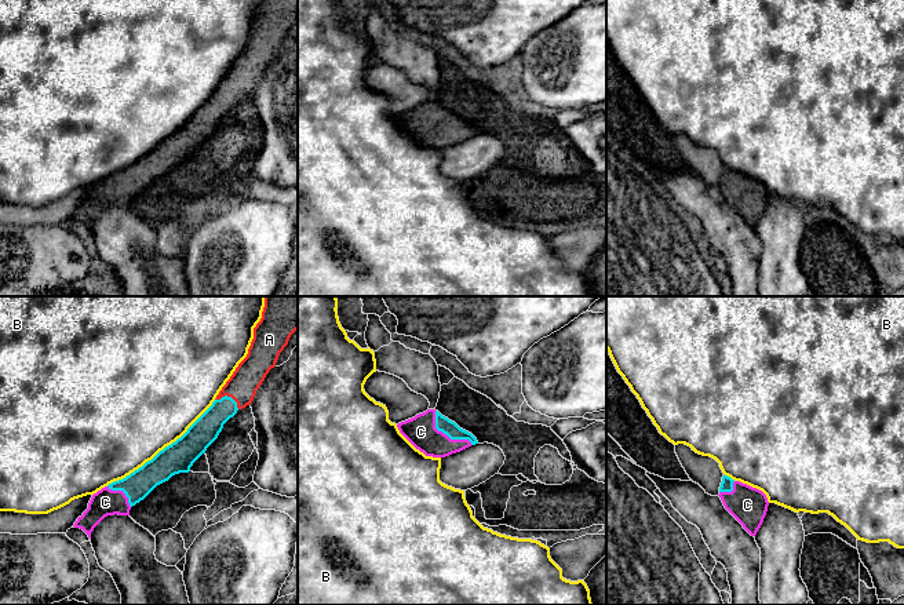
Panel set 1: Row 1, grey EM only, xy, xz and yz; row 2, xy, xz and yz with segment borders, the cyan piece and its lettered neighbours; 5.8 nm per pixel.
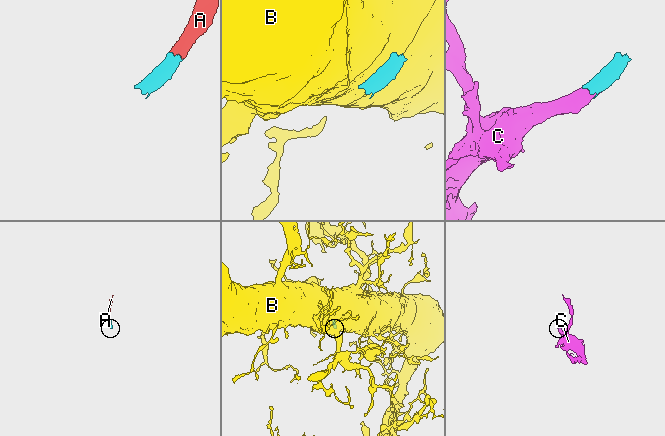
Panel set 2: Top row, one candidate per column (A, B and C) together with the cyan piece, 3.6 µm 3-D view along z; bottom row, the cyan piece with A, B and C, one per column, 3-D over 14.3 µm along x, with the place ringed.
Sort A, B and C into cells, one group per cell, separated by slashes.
A C / B

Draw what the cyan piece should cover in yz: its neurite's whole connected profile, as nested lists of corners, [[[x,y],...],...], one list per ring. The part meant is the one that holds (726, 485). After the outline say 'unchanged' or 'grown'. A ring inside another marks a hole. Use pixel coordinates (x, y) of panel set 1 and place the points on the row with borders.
[[[722,477],[718,495],[725,509],[743,525],[743,528],[755,536],[761,528],[768,511],[766,495],[730,477]]]; grown

